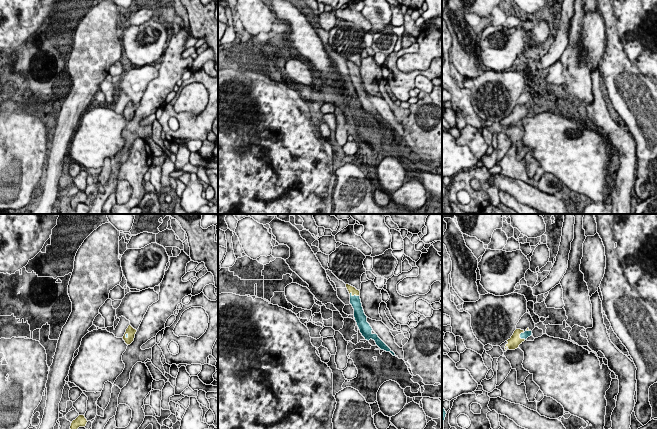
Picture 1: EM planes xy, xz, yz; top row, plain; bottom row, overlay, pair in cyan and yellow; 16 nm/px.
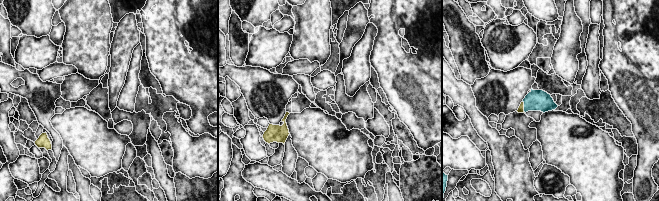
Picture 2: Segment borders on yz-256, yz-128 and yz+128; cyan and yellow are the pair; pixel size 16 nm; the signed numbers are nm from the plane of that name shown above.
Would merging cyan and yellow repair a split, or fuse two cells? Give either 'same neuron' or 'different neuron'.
same neuron

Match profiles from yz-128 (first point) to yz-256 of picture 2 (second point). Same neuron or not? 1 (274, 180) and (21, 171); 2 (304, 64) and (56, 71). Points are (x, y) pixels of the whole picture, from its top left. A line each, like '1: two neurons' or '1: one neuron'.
1: one neuron
2: one neuron

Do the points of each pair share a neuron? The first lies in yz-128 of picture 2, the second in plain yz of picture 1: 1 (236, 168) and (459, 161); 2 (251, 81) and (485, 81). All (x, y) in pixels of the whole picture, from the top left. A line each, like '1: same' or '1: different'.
1: different
2: same

